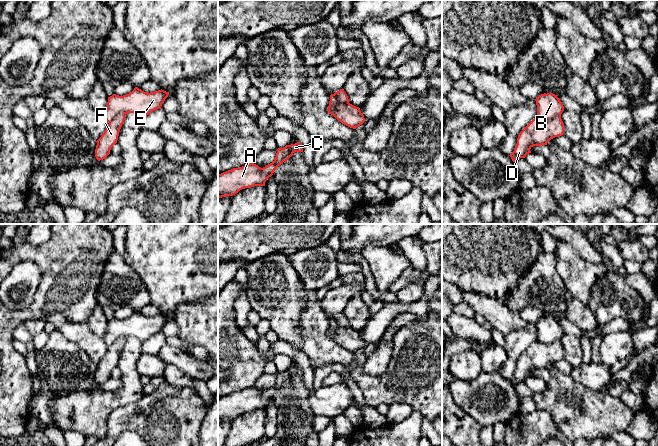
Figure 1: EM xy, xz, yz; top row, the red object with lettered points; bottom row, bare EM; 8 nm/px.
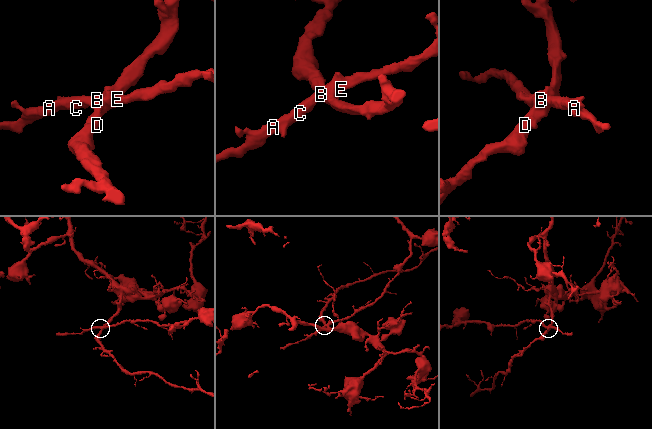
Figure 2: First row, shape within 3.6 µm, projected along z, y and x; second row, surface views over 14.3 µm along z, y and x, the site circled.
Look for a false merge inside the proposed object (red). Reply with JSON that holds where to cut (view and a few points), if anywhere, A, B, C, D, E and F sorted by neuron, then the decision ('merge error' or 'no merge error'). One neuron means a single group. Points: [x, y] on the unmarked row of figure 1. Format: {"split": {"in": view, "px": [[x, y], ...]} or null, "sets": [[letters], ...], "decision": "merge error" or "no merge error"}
{"split": {"in": "yz", "px": [[560, 338], [546, 345], [537, 340]]}, "sets": [["A", "B", "C", "E"], ["D", "F"]], "decision": "merge error"}

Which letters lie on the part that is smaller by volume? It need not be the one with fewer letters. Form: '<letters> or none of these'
A, B, C, E

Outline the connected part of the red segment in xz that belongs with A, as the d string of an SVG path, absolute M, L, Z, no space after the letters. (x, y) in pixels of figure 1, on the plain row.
M299 366L278 372L274 385L261 392L254 387L246 388L218 398L218 422L233 420L240 414L254 410L265 410L275 393L286 386L295 376L303 376Z

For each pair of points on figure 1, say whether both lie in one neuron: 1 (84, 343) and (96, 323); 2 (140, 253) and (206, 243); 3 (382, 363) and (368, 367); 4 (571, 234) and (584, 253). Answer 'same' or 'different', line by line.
1: different
2: same
3: same
4: same

